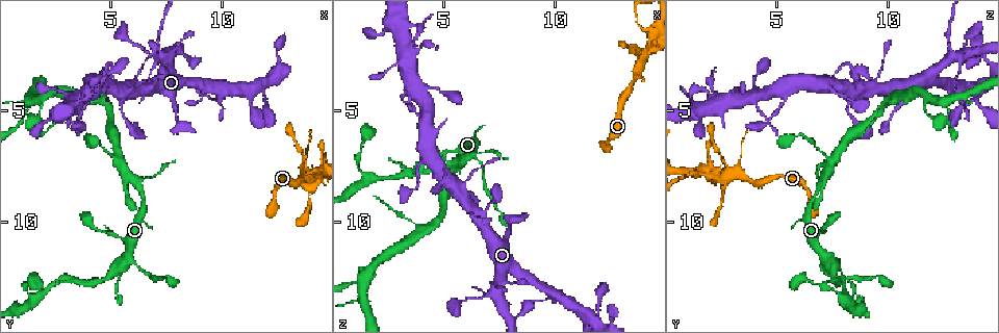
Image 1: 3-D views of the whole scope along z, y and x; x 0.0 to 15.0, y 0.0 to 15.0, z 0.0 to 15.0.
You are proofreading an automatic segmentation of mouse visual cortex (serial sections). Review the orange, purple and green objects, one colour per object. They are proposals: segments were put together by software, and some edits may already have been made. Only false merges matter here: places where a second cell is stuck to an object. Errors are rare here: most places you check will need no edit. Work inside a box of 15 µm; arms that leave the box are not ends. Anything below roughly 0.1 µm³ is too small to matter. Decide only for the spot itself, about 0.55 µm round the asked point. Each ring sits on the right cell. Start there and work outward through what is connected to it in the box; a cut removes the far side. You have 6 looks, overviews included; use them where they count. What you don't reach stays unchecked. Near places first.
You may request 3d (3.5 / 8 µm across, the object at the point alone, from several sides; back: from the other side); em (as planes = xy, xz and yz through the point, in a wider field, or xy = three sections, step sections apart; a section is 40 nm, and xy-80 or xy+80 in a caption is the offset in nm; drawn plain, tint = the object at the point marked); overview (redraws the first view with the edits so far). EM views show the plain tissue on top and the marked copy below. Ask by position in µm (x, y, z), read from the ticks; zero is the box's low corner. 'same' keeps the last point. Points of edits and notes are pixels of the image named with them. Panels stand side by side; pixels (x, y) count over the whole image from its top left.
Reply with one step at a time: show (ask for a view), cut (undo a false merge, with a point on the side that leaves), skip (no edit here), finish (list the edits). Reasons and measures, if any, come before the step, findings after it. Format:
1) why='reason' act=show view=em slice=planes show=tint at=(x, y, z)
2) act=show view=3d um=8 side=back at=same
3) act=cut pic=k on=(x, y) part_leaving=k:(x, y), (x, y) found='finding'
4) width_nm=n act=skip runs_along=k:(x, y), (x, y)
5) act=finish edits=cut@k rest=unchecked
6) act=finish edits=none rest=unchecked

why='four or more arms meet' act=show view=3d um=3.5 at=(14.1, 8.0, 2.7)

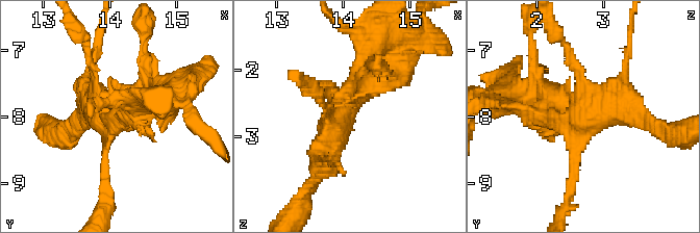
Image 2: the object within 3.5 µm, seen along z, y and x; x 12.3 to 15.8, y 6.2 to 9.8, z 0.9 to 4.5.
why='need the tissue' act=show view=em slice=xy step=5 show=tint at=(14.00, 8.10, 2.60)

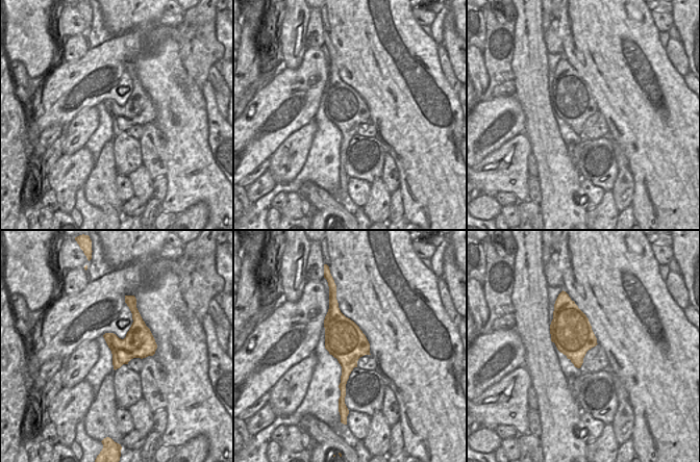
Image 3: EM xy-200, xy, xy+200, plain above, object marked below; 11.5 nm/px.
act=skip runs_along=2:(323, 170), (346, 100), (384, 79) found='all the same cell'

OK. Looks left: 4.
why='looks like a crossing' act=show view=3d um=3.5 at=(11.3, 4.4, 14.0)

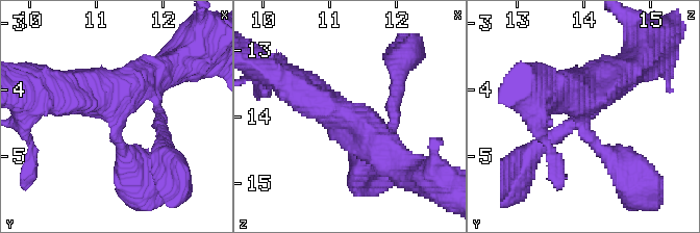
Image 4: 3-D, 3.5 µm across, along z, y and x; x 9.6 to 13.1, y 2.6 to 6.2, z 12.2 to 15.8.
act=show view=em slice=planes show=tint at=(11.35, 4.35, 14.05)

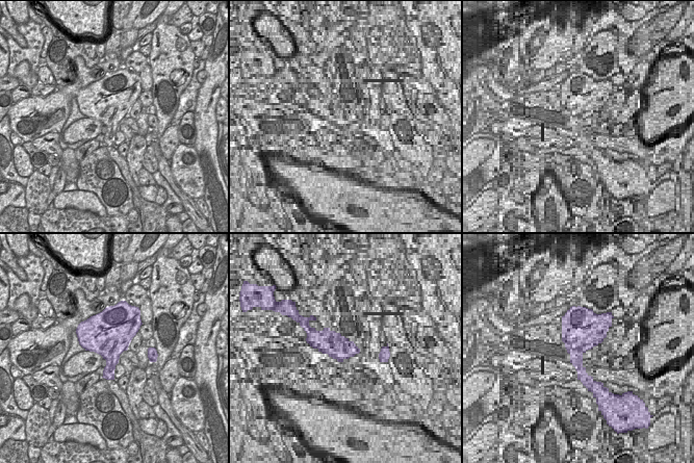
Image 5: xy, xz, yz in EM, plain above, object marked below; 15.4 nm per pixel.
act=skip runs_along=4:(289, 83), (356, 125), (398, 162) found='all the same cell'

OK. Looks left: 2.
why='four-way junction' act=show view=3d um=8 at=(6.8, 4.0, 9.5)

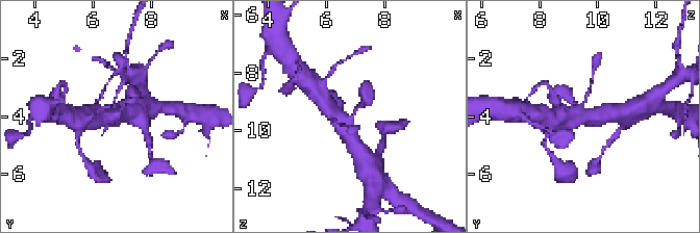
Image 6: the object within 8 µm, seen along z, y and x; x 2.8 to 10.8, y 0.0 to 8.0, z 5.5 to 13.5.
arms=4 arm_widths_nm=150,250,500,600 why='shape alone is not enough' act=show view=em slice=xy step=5 show=tint at=(6.9, 3.9, 9.6)

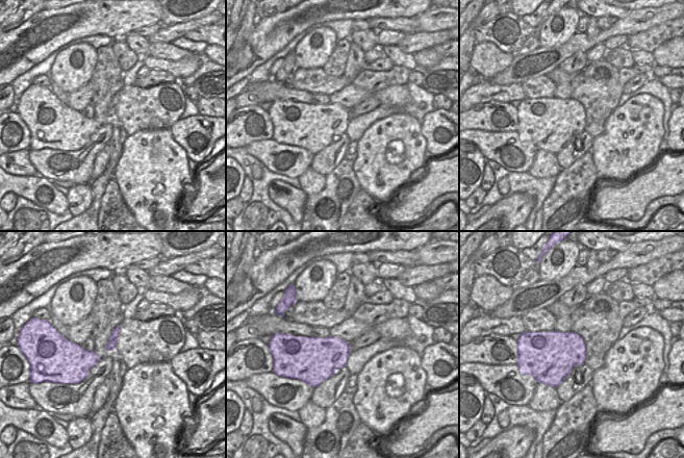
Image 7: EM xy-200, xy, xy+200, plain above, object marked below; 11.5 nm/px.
act=skip found='all the same cell'

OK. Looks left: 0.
act=finish edits=none rest=unchecked

